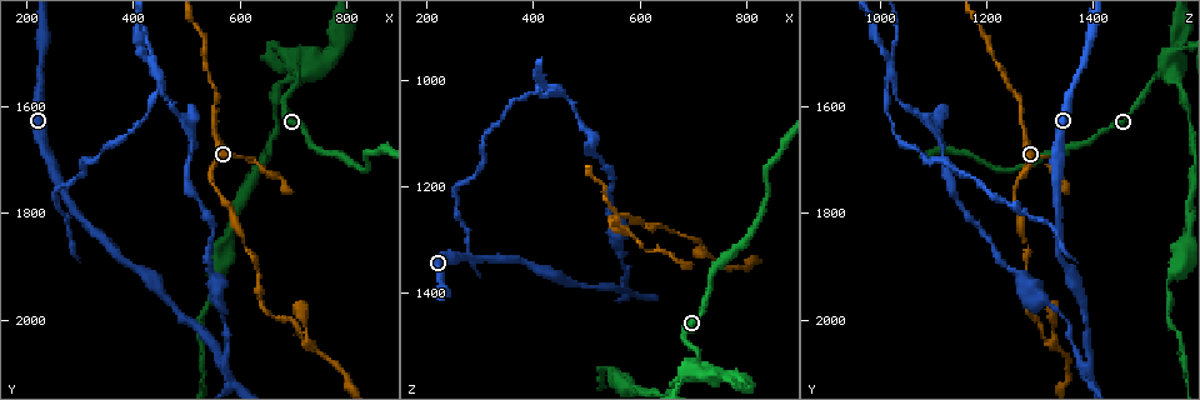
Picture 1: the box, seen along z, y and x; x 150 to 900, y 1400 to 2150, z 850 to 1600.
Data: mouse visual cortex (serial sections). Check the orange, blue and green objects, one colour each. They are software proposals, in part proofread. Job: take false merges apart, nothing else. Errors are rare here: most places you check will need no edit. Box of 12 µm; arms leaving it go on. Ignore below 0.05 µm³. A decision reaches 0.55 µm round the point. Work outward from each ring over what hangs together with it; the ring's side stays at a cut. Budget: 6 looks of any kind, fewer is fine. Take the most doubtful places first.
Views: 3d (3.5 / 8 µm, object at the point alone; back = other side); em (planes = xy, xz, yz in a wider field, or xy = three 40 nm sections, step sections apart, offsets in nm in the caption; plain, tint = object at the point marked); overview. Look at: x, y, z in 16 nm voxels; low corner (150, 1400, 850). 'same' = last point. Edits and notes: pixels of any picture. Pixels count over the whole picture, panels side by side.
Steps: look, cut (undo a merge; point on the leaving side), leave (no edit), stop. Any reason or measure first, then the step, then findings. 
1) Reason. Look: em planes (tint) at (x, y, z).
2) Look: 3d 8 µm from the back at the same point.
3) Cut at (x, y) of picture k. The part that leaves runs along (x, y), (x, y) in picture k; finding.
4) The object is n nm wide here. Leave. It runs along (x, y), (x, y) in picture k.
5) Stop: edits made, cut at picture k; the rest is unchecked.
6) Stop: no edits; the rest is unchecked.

A fork. Look: 3d 3.5 µm at (565, 2085, 1390).

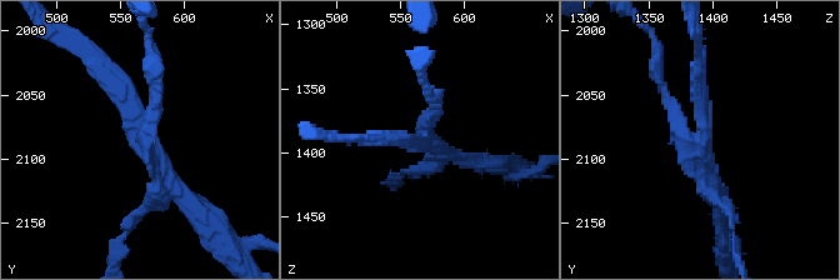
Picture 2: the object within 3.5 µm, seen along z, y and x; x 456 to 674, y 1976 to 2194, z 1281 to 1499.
Now the EM. Look: em xy step 1 (tint) at (570, 2084, 1392).

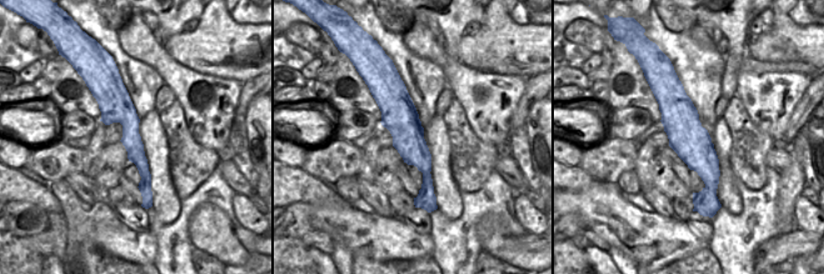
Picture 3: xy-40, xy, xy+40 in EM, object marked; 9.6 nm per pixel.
Cut at (434, 110) of picture 2. A border runs along (144, 155), (134, 163) in picture 3; two cells meet here.

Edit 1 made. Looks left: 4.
Small branch off a trunk. Look: 3d 3.5 µm at (695, 1530, 1540).

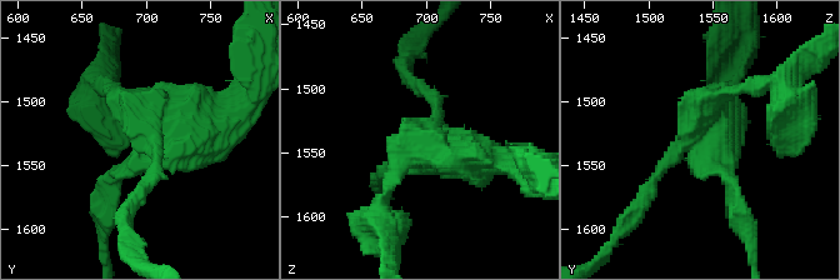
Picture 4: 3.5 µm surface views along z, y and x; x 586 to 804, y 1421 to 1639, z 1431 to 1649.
Look: em xy step 5 (tint) at (700, 1526, 1538).

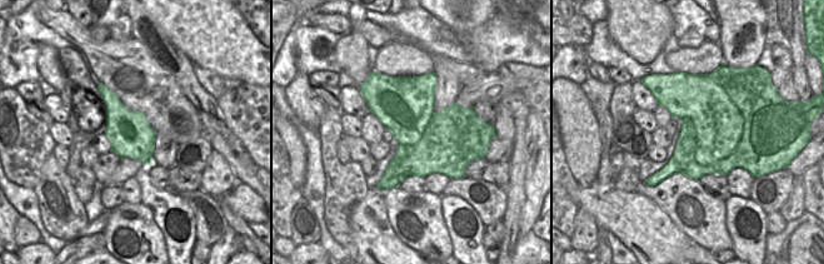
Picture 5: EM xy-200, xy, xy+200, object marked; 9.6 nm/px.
Cut at (216, 125) of picture 4. The part that leaves runs along (143, 155), (104, 186), (100, 233) in picture 4; a second cell is stuck on.

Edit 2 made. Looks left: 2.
A narrow waist. Look: 3d 3.5 µm at (725, 2050, 1320).

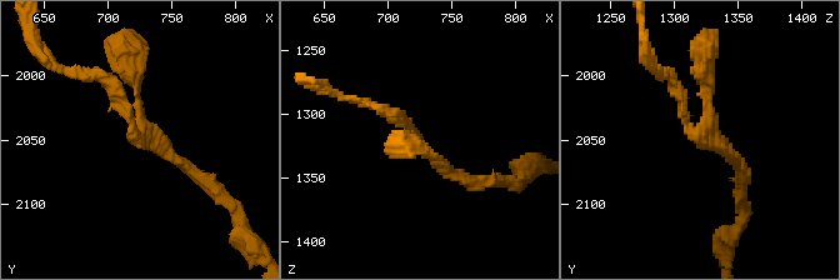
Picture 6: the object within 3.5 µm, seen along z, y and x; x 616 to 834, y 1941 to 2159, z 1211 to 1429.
3 arms meet here; the arms are 150, 150, 150 nm wide. Look: em xy step 1 (tint) at (722, 2048, 1324).

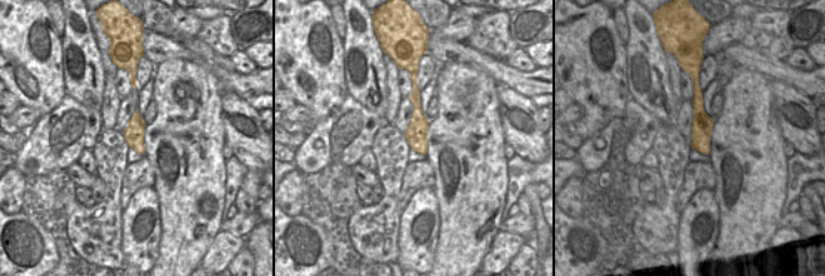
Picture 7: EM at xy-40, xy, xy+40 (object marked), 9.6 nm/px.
Leave. It runs along (100, 74), (131, 135), (193, 174) in picture 6; continuous, no second cell.

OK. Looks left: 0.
Stop: edits made, cut at picture 2, cut at picture 4; the rest is unchecked.

